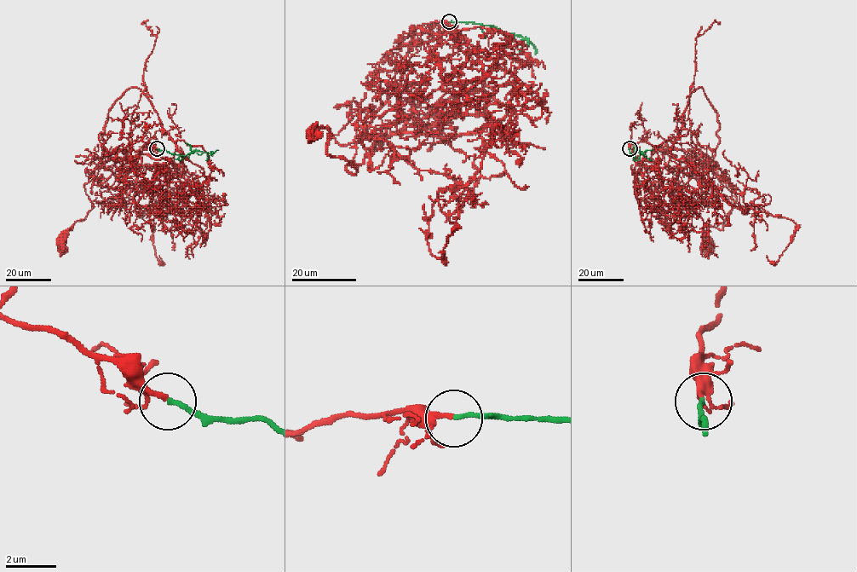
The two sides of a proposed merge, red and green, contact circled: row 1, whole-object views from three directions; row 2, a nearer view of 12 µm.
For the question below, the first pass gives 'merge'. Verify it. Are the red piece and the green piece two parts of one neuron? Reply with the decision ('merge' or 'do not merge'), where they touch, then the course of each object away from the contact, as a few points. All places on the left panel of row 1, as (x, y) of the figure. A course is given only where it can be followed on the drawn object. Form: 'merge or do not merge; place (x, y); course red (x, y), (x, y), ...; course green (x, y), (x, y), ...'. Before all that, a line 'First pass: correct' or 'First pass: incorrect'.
First pass: correct
merge; place (157, 148); course red (156, 148), (129, 141), (101, 159), (98, 174), (84, 185), (92, 209), (60, 242); course green (157, 148), (186, 156), (195, 151), (212, 153), (217, 149)

